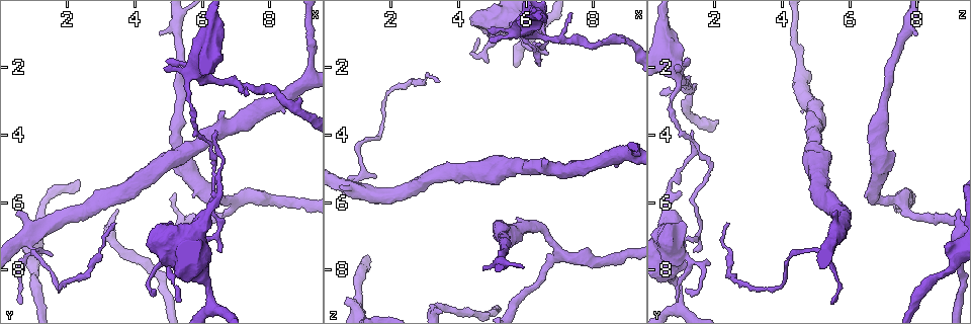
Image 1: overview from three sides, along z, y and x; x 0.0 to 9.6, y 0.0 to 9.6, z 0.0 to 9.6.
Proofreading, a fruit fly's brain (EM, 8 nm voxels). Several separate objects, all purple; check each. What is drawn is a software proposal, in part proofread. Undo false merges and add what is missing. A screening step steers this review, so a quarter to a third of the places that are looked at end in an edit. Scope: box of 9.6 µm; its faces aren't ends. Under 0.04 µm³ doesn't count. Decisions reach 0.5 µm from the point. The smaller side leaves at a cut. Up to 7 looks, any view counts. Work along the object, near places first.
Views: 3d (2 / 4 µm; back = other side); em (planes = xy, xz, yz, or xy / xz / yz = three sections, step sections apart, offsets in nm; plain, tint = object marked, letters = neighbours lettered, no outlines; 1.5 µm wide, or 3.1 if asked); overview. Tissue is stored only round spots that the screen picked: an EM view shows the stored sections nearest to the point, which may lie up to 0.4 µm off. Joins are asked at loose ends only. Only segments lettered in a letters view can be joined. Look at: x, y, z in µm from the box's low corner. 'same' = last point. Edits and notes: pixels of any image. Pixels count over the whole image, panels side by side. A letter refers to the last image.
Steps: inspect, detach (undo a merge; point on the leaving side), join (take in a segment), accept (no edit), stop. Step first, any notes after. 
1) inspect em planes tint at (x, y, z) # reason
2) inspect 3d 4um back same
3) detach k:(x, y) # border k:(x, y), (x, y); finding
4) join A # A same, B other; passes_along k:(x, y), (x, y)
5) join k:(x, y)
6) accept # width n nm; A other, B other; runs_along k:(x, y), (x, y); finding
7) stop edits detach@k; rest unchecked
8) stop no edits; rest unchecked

inspect em planes letters at (6.95, 5.95, 7.50) # three arms meet

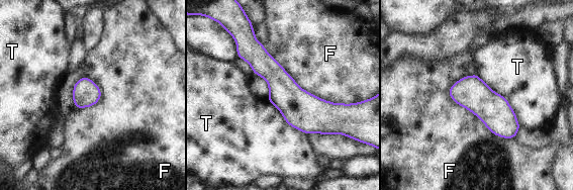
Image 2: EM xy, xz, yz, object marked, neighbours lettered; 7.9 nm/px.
accept # longest_contact F 650 nm; F other, T other; border 2:(476, 73), (506, 99), (520, 127); all the same neuron

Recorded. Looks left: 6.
inspect 3d 2um at (6.70, 3.25, 4.75) # an open end

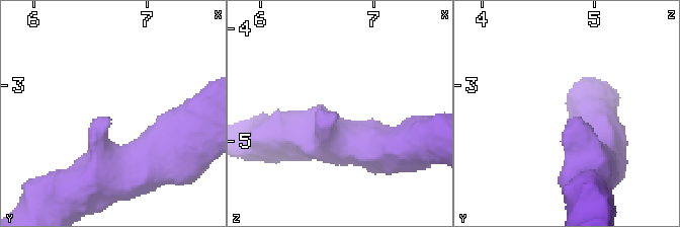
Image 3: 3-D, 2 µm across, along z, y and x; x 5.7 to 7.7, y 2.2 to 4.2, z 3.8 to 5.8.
inspect em planes tint at (6.64, 3.28, 4.80)

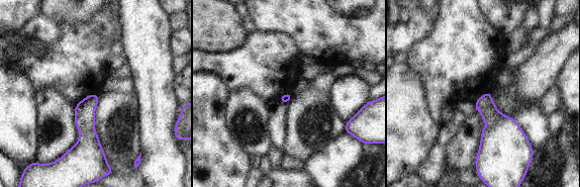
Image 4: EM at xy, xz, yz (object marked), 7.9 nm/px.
inspect em planes letters same # what lies round it

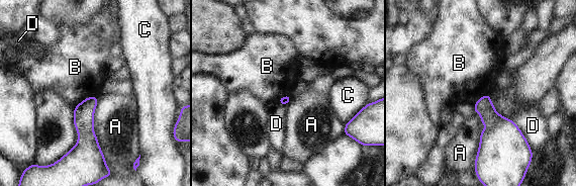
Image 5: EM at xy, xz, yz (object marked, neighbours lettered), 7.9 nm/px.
accept # A other, B other, C other, D other; border 5:(97, 96), (85, 97), (75, 106); none of them fits

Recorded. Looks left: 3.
inspect 3d 4um back at (0.85, 7.00, 5.55) # thin arm on a thick one

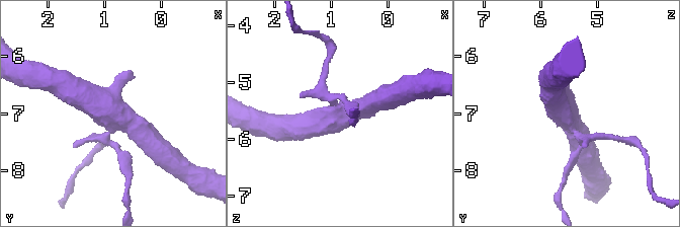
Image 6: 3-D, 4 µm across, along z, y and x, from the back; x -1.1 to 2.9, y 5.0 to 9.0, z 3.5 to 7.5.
inspect em yz step 4 tint at (0.90, 7.05, 5.50) # need the tissue

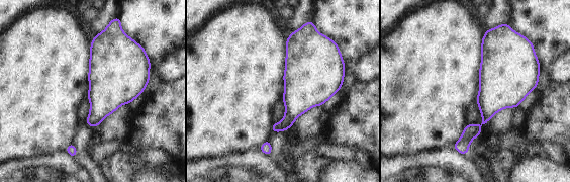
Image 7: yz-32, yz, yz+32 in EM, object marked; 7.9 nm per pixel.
inspect em planes letters same # another direction

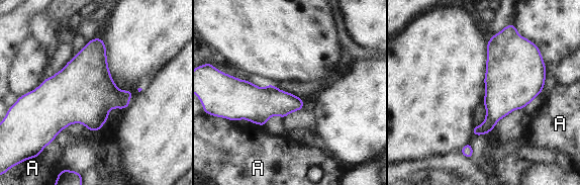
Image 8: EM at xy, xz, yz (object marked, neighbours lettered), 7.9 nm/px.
accept # width 440 nm; A other; border 8:(250, 121), (264, 126); one neuron here

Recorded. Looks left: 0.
stop no edits; rest unchecked

